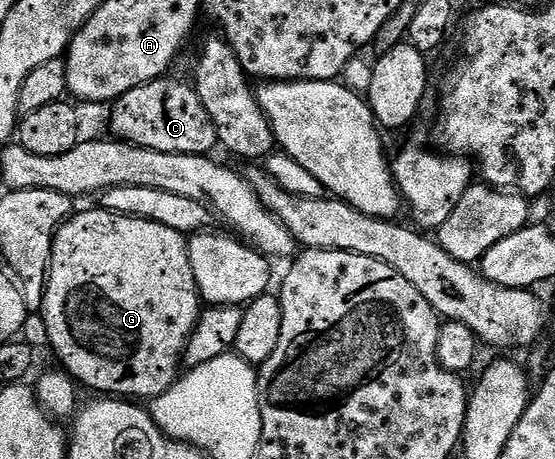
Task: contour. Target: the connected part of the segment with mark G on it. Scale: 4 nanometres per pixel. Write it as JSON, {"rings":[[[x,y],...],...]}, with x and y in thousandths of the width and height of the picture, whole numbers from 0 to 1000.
{"rings":[[[173,453],[130,464],[128,473],[106,495],[99,510],[99,529],[92,542],[92,575],[85,584],[85,625],[77,638],[74,691],[85,745],[95,769],[106,778],[105,795],[124,821],[135,826],[144,843],[159,841],[173,850],[178,863],[213,863],[222,871],[270,871],[290,863],[324,821],[330,760],[355,706],[362,682],[362,647],[350,608],[348,584],[342,582],[342,558],[337,547],[339,521],[332,512],[312,505],[312,497],[297,497],[297,488],[283,488],[259,475],[234,475],[223,466],[207,466],[200,458]]]}

